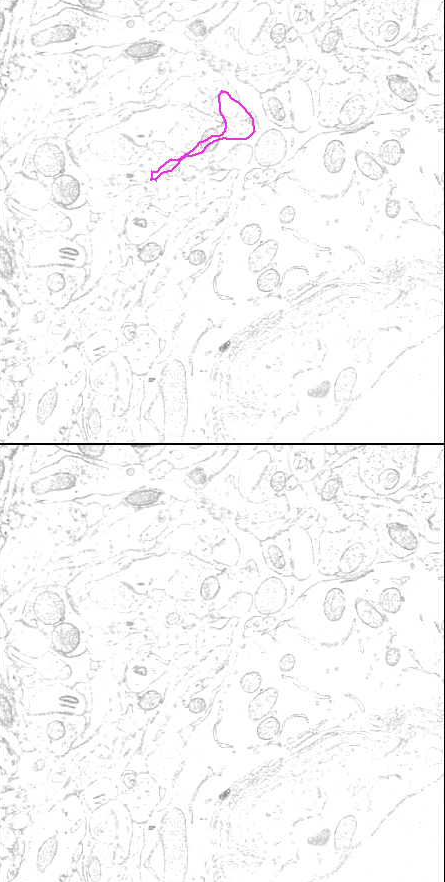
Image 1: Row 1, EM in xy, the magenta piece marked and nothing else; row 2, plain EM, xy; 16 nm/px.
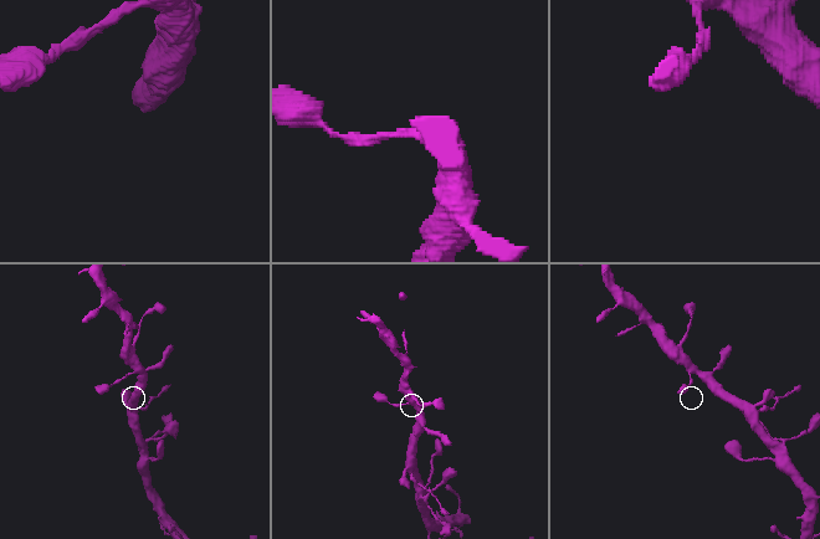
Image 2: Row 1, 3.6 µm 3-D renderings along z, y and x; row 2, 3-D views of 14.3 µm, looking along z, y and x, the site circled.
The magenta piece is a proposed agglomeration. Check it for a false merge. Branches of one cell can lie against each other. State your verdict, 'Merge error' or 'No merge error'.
No merge error.

